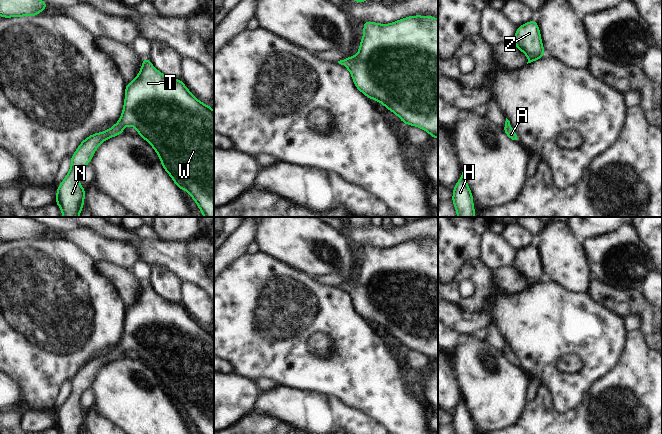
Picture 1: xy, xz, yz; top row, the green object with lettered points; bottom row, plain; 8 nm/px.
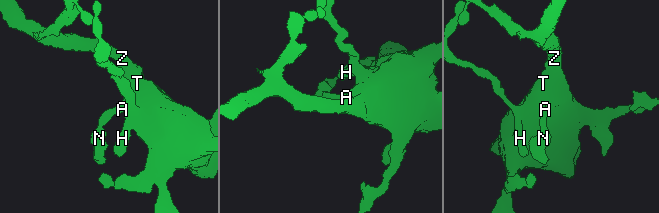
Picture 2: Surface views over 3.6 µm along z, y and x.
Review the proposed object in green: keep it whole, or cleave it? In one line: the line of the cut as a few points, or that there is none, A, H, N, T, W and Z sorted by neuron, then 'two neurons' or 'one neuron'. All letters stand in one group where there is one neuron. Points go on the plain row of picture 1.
no cut | A H N T W Z | one neuron

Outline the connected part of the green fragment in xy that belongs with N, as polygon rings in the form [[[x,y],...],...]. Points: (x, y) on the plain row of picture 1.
[[[147,281],[137,301],[125,310],[125,324],[119,346],[101,357],[94,357],[84,363],[71,380],[71,392],[59,408],[55,427],[61,434],[82,434],[85,413],[80,409],[79,396],[91,386],[98,370],[111,361],[121,359],[127,349],[133,350],[139,360],[148,365],[157,376],[161,388],[171,400],[179,414],[187,414],[200,434],[214,434],[214,334],[200,326],[185,310],[181,303],[172,303],[159,296]]]

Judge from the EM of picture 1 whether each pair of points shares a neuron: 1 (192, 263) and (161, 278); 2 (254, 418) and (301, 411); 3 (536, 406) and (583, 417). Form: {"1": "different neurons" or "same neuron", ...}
{"1": "different neurons", "2": "different neurons", "3": "same neuron"}

